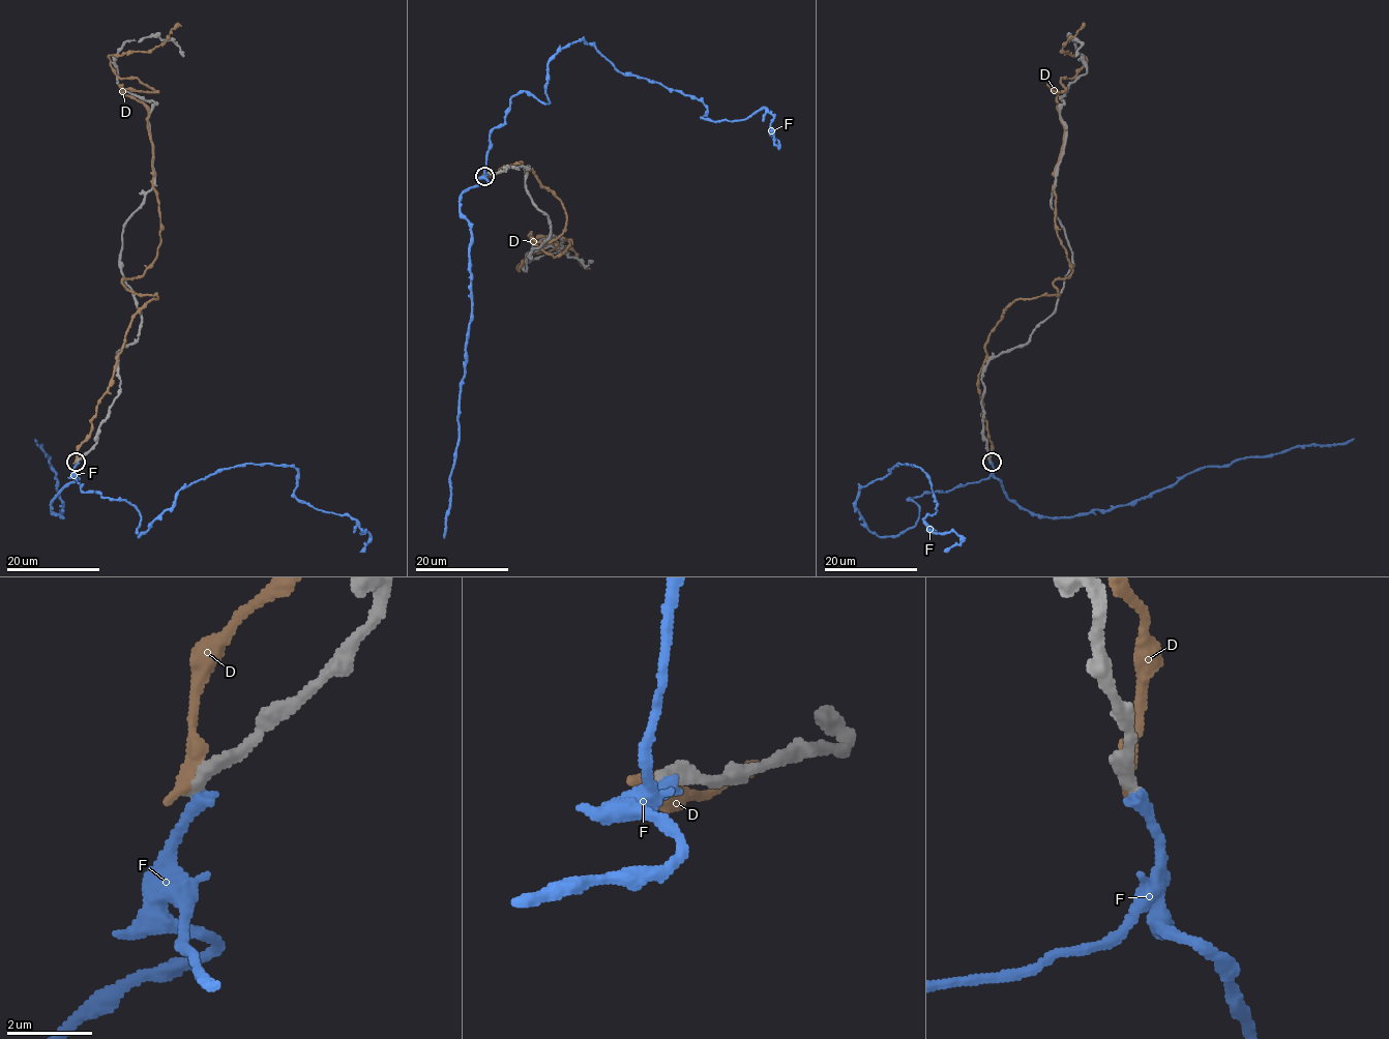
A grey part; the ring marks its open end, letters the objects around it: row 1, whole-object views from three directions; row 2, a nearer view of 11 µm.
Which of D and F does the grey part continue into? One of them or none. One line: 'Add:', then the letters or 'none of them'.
Add: none of them

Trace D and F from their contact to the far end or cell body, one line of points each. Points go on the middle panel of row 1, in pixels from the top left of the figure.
D: (485, 174), (566, 215), (520, 271), (590, 269)
F: (485, 175), (510, 99), (550, 102), (548, 63), (582, 39), (705, 119), (764, 108), (772, 128)

